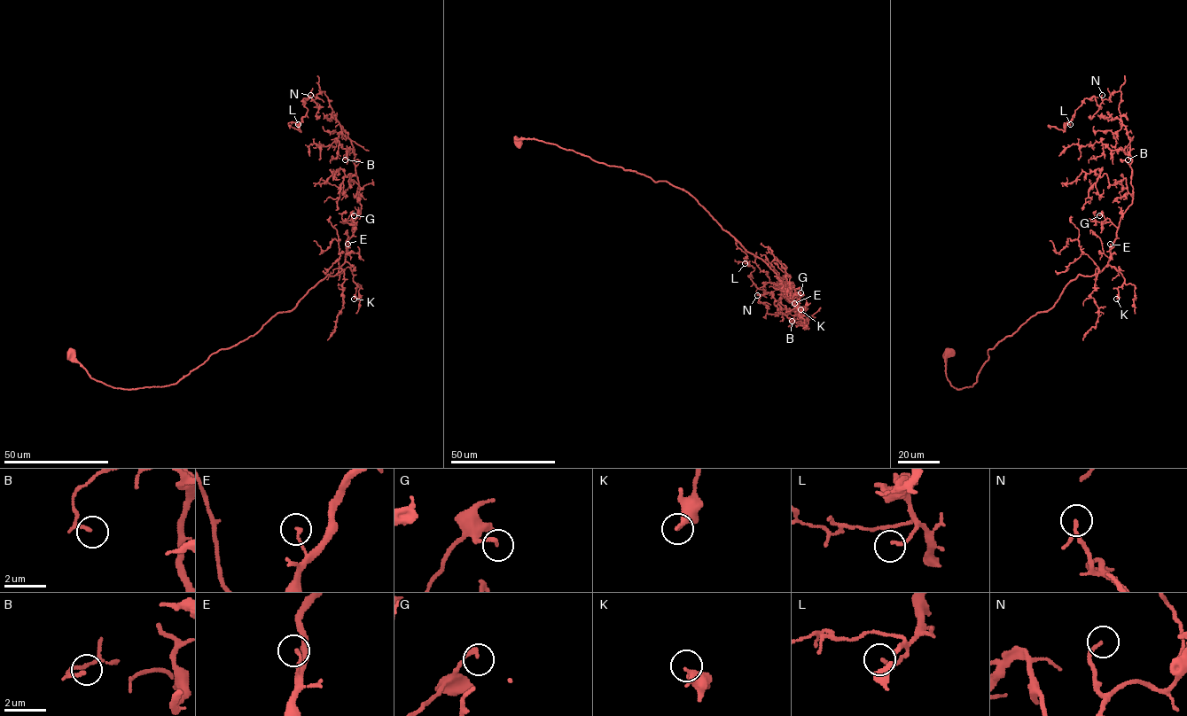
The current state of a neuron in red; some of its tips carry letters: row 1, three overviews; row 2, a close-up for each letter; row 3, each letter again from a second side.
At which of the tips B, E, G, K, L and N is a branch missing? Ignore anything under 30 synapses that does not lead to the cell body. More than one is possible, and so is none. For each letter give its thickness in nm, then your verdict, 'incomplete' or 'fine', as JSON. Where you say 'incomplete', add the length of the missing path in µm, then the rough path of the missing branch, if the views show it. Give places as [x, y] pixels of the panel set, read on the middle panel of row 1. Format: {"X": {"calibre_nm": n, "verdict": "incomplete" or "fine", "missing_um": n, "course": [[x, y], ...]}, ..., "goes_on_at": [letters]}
{"B": {"calibre_nm": 160, "verdict": "fine"}, "E": {"calibre_nm": 130, "verdict": "fine"}, "G": {"calibre_nm": 200, "verdict": "fine"}, "K": {"calibre_nm": 280, "verdict": "fine"}, "L": {"calibre_nm": 150, "verdict": "fine"}, "N": {"calibre_nm": 160, "verdict": "fine"}, "goes_on_at": []}

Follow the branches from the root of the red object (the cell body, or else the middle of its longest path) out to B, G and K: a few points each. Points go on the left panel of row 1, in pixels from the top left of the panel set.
B: (73, 353), (91, 377), (114, 387), (169, 385), (291, 311), (344, 263), (361, 206), (352, 149), (345, 159)
G: (73, 353), (91, 377), (114, 387), (175, 384), (337, 273), (354, 215)
K: (73, 353), (91, 377), (114, 387), (169, 385), (291, 311), (345, 261), (358, 286), (354, 299)

